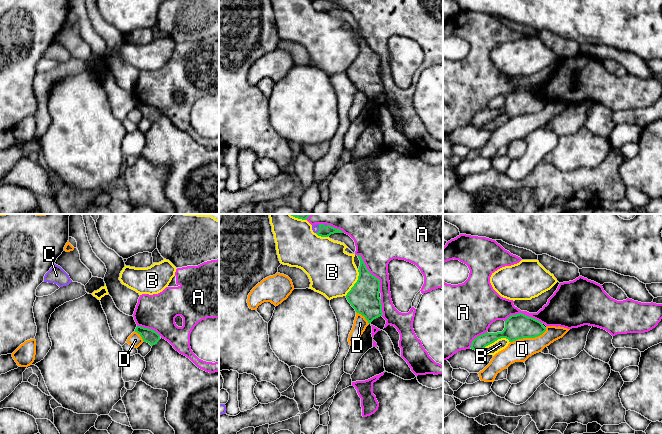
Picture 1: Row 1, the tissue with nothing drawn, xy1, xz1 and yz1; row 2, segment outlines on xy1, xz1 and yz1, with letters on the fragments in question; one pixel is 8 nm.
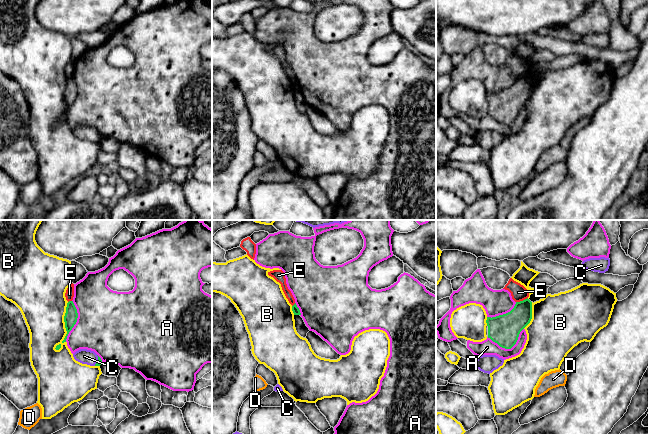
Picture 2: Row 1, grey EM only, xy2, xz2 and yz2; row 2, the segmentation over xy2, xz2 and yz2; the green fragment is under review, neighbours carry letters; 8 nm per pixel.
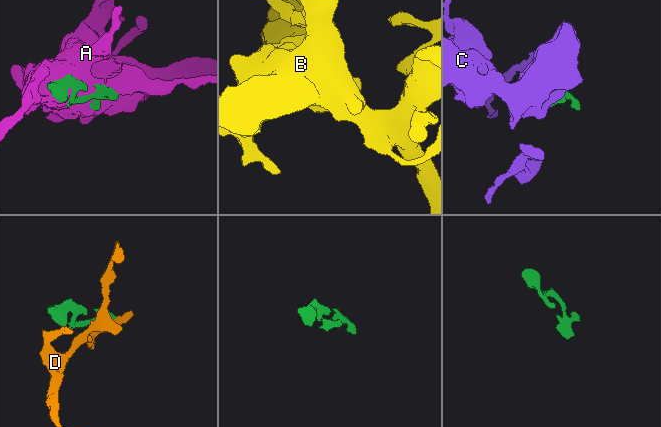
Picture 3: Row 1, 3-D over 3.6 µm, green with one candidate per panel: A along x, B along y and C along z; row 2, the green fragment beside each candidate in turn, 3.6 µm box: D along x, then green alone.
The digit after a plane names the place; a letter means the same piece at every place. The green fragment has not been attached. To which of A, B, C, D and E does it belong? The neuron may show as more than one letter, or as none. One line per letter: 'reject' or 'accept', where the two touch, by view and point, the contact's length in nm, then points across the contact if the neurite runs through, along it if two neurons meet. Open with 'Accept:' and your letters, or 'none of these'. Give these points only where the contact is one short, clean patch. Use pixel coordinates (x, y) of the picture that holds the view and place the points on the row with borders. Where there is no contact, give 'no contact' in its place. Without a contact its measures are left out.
Accept: C
A: reject; contact yz2 (508, 348); length 300 nm
B: reject; contact xy2 (65, 327); length 400 nm
C: accept; contact xy2 (98, 360); length 90 nm; way xy2 (98, 363), (98, 360), (84, 356)
D: reject; contact yz1 (528, 337); length 320 nm; border yz1 (546, 328), (537, 336), (518, 338), (510, 342)
E: reject; contact yz2 (521, 301); length 100 nm; border yz2 (527, 297), (516, 302)

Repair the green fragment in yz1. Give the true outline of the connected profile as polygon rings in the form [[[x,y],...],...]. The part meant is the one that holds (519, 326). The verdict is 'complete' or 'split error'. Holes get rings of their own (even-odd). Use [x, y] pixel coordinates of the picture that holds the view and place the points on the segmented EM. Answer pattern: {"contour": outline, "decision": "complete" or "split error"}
{"contour": [[[519,313],[507,318],[502,332],[484,333],[472,341],[470,348],[475,351],[481,351],[501,338],[506,338],[509,342],[513,342],[518,339],[538,337],[545,331],[546,328],[540,321]]], "decision": "complete"}

